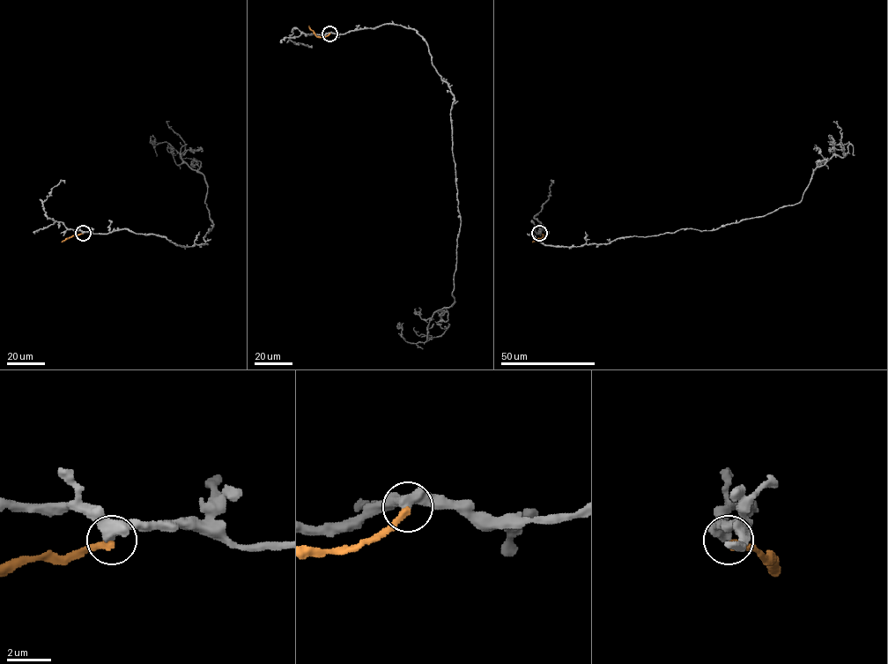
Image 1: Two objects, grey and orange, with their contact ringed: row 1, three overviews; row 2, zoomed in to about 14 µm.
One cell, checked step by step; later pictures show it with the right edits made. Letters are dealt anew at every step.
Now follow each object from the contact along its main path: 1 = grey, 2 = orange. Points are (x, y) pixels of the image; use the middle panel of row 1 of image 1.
1: (329, 33), (412, 28), (454, 96), (461, 225), (454, 302), (432, 315), (425, 341), (407, 342), (401, 323)
2: (329, 33), (317, 36), (308, 26)

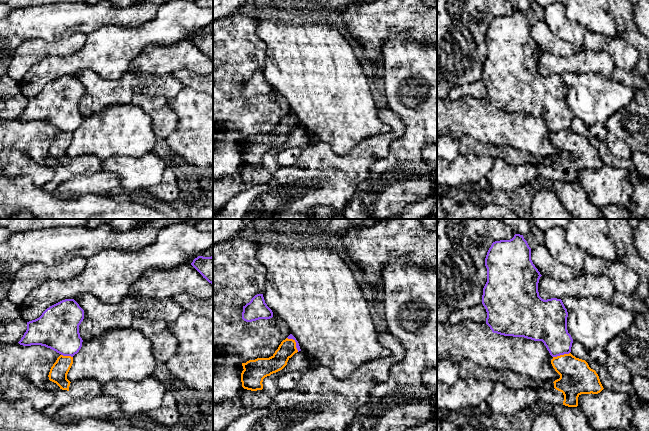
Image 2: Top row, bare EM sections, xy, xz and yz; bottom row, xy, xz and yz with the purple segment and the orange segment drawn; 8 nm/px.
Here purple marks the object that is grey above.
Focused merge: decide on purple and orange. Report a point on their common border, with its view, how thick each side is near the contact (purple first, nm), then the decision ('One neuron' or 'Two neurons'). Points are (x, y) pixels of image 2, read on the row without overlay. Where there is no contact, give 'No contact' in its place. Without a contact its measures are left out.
Touches purple at xz (296, 119). Thickness 40 nm (purple) against 140 nm. Two neurons

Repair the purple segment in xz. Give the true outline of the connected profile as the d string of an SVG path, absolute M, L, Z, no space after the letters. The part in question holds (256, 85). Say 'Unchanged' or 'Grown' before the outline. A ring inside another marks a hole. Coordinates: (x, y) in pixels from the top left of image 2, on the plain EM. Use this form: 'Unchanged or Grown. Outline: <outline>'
Unchanged. Outline: M263 70L255 71L249 79L243 82L242 95L252 98L259 95L270 95L273 93L272 86L265 79Z

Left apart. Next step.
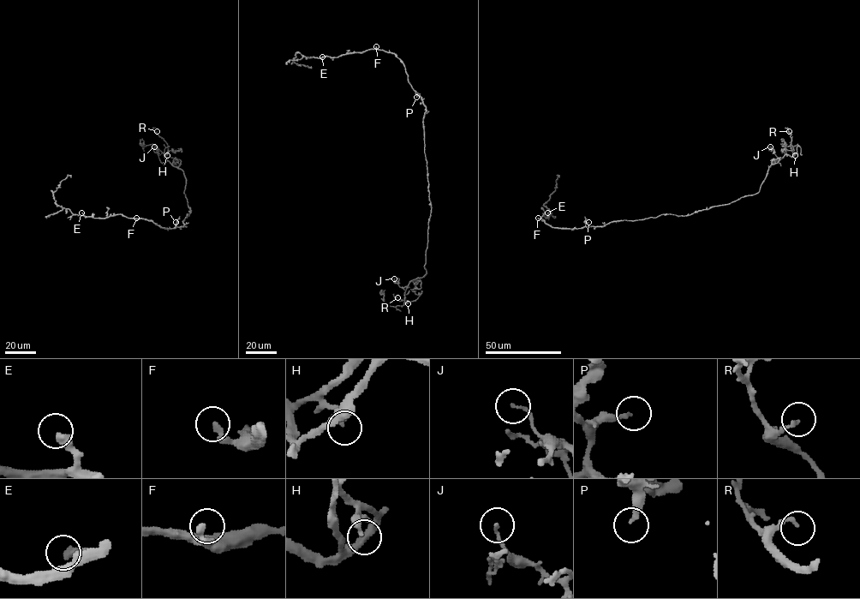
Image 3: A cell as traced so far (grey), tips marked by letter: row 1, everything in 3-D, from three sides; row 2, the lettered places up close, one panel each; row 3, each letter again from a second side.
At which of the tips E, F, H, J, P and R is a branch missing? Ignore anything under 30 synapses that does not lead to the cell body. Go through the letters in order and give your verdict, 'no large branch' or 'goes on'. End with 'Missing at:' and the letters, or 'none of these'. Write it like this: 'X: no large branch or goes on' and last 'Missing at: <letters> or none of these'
E: no large branch
F: no large branch
H: no large branch
J: no large branch
P: no large branch
R: no large branch
Missing at: none of these

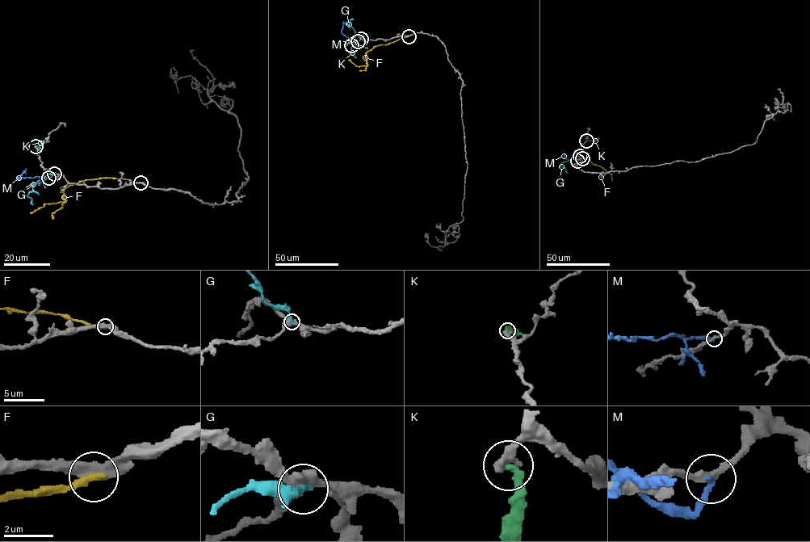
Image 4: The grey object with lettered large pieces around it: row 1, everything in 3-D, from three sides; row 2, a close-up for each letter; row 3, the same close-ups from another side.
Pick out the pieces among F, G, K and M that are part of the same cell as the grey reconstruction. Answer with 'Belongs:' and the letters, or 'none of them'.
Belongs: K

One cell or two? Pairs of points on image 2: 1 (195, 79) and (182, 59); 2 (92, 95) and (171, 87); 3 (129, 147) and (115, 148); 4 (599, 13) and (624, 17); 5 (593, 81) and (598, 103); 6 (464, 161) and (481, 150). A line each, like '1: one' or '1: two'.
1: two
2: one
3: one
4: two
5: one
6: two

